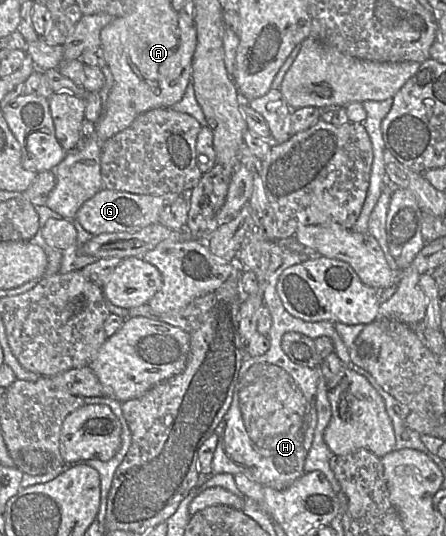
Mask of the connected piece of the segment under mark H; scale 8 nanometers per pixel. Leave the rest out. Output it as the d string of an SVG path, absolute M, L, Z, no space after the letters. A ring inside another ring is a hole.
M249 237L232 261L233 265L238 263L243 271L251 271L256 275L258 288L264 290L264 305L270 311L272 326L268 333L268 351L261 356L247 357L244 360L231 405L215 429L218 443L212 460L212 474L243 474L261 485L283 490L305 473L304 463L318 421L317 394L321 373L319 368L309 368L291 361L282 349L282 337L287 332L298 332L313 340L326 336L332 340L334 349L337 349L337 339L341 339L349 350L365 327L363 324L308 322L287 312L276 290L278 279L284 270L309 258L306 254L278 244L277 241ZM267 252L280 256L282 264L263 283L263 271L259 266L261 257Z

